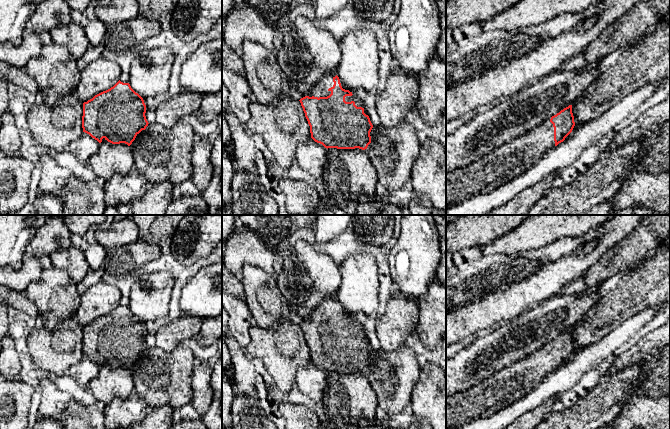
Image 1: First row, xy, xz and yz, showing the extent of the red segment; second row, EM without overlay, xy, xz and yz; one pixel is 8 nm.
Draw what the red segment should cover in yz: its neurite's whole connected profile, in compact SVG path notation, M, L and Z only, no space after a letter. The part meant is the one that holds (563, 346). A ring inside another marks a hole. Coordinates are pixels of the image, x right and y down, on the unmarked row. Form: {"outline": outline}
{"outline": "M572 329L468 390L446 398L446 429L486 418L526 396L575 350Z"}

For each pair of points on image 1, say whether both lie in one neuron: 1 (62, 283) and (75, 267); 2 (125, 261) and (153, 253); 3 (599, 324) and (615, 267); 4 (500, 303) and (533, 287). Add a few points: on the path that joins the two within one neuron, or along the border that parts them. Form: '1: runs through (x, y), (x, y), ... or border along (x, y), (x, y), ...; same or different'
1: border along (51, 265), (63, 269), (76, 283); different
2: runs through (132, 257), (138, 253), (146, 253); same
3: border along (643, 261), (624, 275); different
4: runs through (508, 303), (525, 294); same

